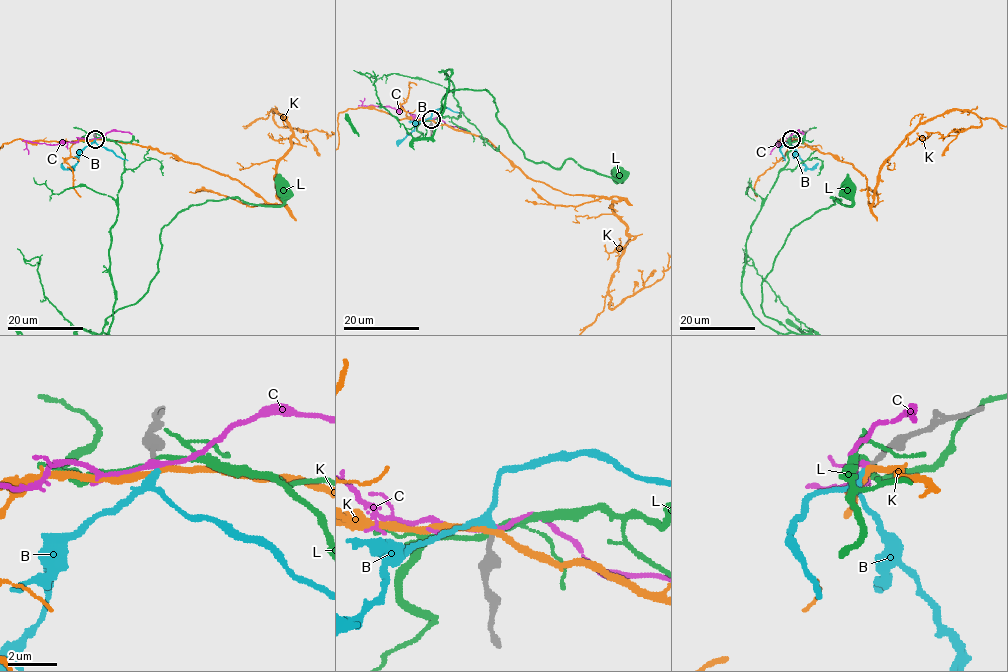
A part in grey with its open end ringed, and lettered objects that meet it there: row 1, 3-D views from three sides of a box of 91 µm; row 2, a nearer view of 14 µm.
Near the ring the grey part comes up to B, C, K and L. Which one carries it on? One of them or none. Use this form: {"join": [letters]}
{"join": ["B"]}

